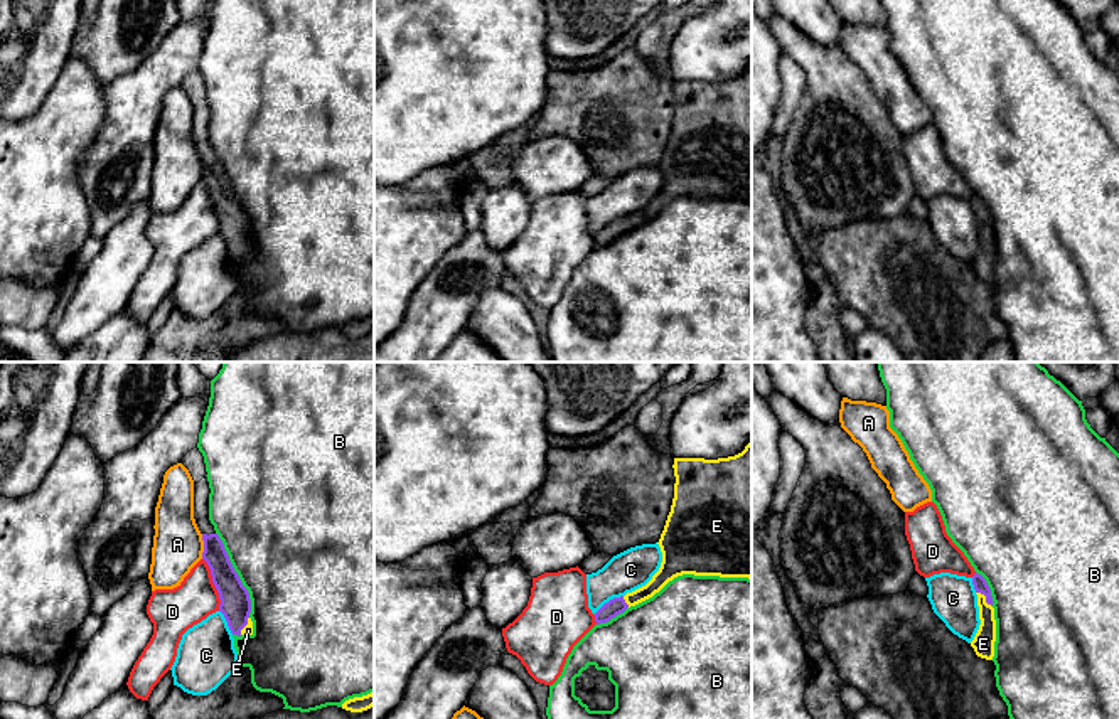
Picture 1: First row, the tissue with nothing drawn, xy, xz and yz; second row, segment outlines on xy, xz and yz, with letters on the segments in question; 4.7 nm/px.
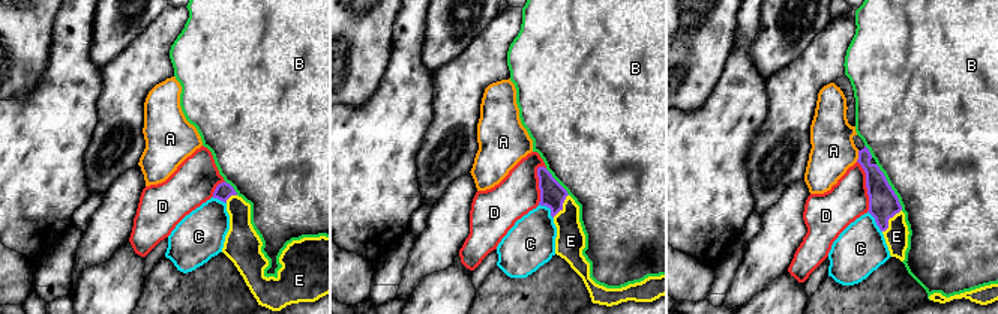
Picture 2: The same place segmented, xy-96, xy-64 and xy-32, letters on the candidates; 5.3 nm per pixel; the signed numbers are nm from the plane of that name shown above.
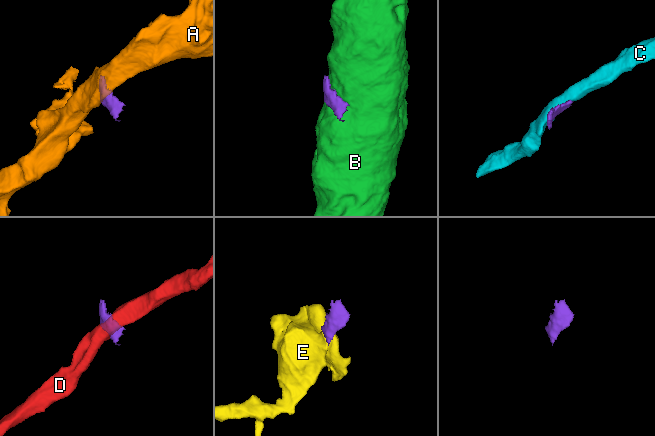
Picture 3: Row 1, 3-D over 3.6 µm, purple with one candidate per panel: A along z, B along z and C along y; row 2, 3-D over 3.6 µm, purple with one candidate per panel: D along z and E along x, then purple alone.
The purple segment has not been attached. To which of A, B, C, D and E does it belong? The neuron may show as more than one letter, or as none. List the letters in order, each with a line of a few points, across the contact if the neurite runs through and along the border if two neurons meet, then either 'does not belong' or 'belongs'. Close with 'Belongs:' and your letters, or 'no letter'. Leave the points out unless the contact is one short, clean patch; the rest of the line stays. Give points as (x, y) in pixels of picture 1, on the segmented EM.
A: does not belong
B: does not belong
C: line xz (622, 595), (605, 601), (594, 613); does not belong
D: does not belong
E: line yz (979, 583), (986, 598), (986, 637), (983, 644); belongs
Belongs: E

